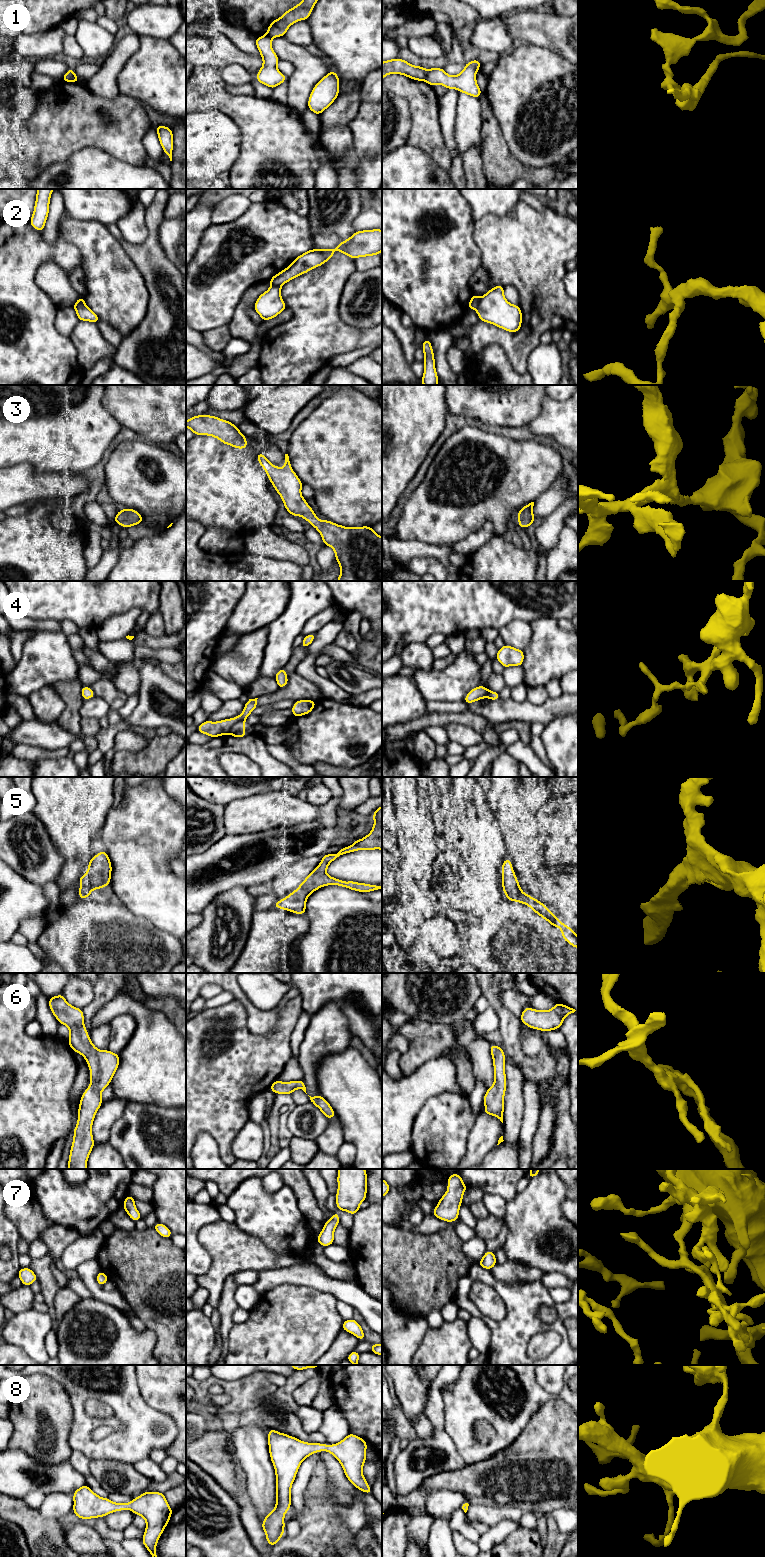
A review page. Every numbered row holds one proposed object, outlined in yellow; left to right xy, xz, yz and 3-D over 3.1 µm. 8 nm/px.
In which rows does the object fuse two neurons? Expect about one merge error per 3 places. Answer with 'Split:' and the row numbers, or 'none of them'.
Split: 1, 2

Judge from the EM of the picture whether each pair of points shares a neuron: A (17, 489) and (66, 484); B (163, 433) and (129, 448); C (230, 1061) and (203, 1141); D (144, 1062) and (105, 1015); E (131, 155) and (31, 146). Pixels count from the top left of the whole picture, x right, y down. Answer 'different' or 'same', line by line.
A: same
B: different
C: different
D: same
E: same

